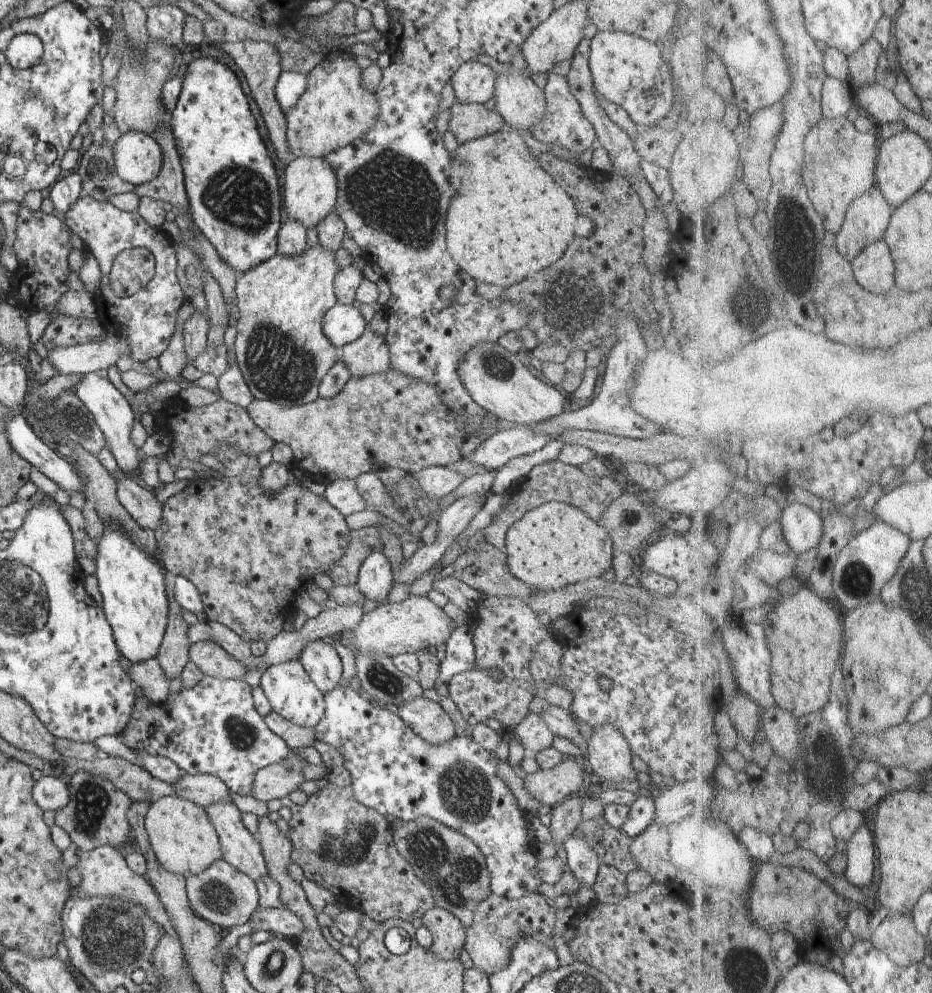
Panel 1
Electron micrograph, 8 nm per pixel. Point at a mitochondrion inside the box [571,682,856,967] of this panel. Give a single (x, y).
(828, 781)

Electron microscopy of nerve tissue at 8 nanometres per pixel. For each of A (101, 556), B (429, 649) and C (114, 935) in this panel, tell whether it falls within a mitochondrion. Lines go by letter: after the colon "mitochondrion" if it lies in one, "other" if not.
A: other
B: other
C: mitochondrion

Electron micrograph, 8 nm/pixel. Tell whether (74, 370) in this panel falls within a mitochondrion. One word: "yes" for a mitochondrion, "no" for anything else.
no

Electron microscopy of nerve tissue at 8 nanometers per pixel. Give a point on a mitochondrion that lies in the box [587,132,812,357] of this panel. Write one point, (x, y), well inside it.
(747, 313)

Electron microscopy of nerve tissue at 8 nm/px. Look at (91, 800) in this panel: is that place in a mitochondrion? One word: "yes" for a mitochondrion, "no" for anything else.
yes

